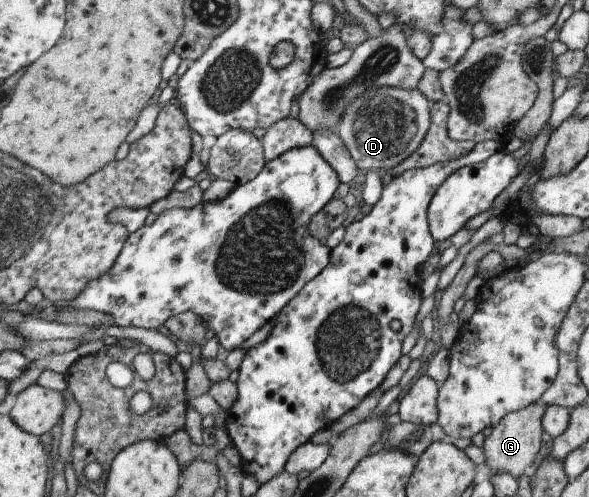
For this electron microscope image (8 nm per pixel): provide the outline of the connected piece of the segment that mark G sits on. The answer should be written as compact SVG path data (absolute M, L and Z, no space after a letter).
M536 403L529 404L523 409L507 412L497 425L492 429L491 433L484 437L482 446L484 463L480 466L479 477L489 477L495 474L506 473L513 479L528 474L531 471L531 466L539 447L541 447L541 431L540 424L541 416L543 415L544 407Z

